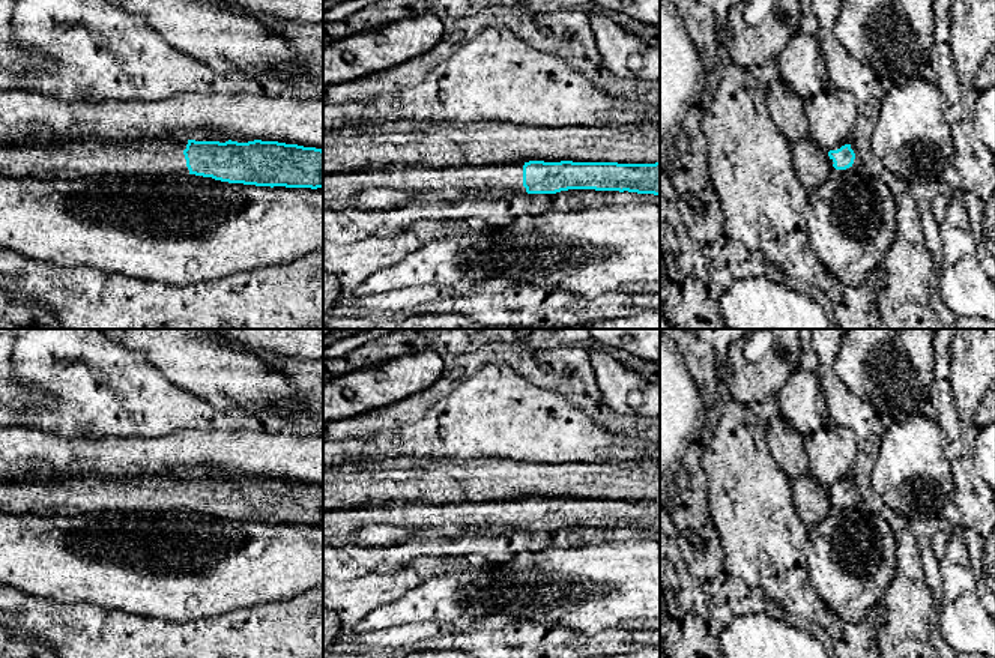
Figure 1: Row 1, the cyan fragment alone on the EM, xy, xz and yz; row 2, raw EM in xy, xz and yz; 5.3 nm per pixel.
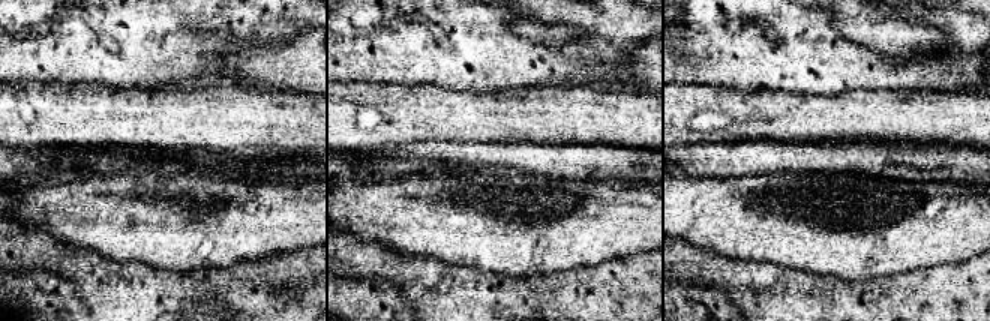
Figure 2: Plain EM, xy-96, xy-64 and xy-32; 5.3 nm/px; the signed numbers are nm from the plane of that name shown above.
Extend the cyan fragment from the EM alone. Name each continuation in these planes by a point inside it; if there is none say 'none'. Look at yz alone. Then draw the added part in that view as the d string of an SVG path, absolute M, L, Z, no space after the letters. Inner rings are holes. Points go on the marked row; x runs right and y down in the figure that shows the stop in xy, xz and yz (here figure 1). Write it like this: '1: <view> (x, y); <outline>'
1: yz (857, 164); M851 140L845 141L845 143L842 143L842 144L834 146L831 150L837 150L837 149L840 149L840 147L845 146L845 144L849 144L851 149L852 149L854 153L855 153L854 164L852 164L849 168L846 168L846 170L836 170L836 168L833 167L833 164L834 164L833 159L830 159L831 170L833 170L833 171L837 171L837 173L840 173L840 174L851 174L851 173L860 171L860 170L861 170L861 161L860 161L858 155L857 155L857 147L851 143Z

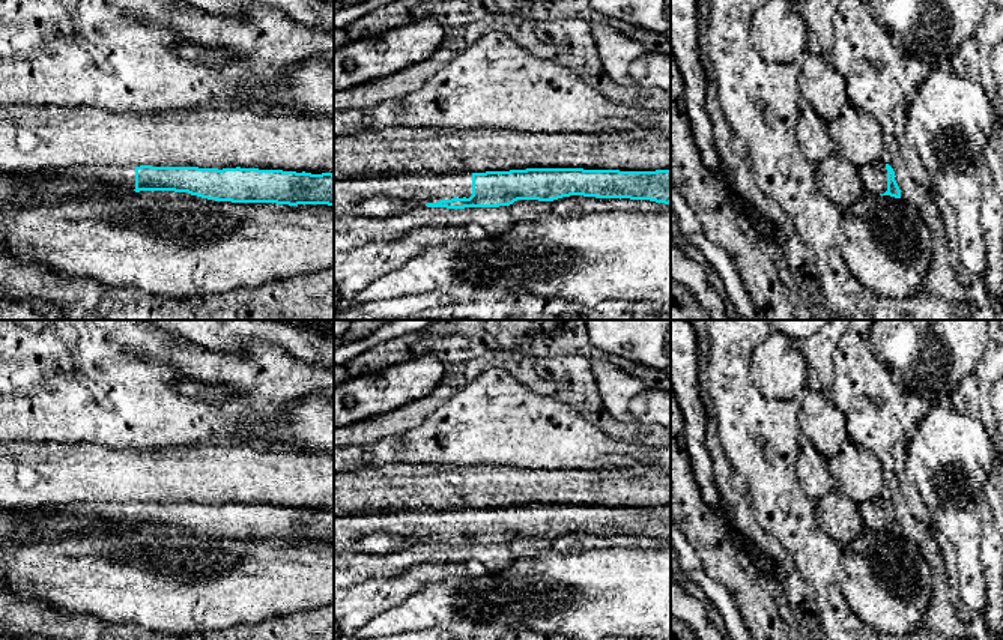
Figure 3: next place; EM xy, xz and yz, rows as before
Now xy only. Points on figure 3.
1: xy (50, 184); M77 165L21 173L32 180L38 200L63 200L90 194L129 194L135 189L135 168L116 165Z

